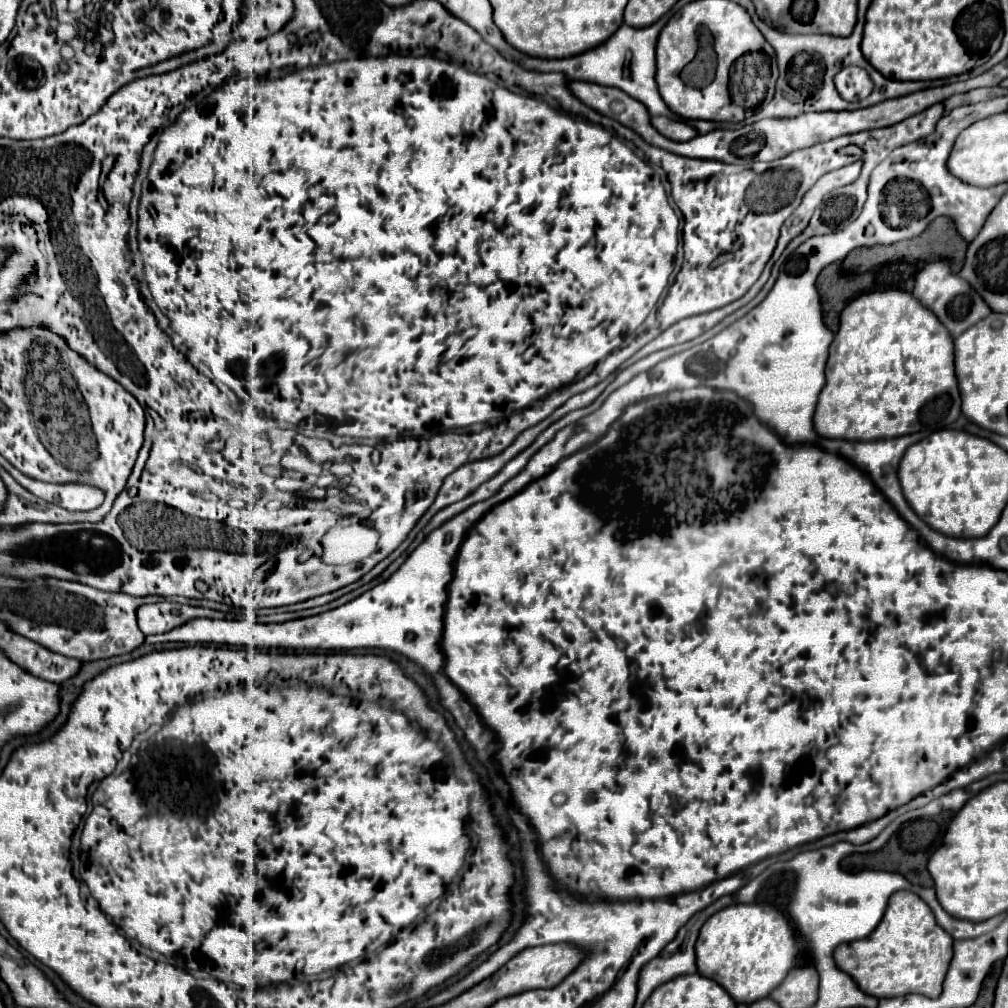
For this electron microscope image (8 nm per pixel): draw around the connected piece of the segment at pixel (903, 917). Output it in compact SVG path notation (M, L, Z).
M896 891L878 927L866 939L844 943L834 951L840 971L850 975L856 985L872 997L898 997L918 993L936 999L952 959L952 937L938 927L930 907L912 891Z

